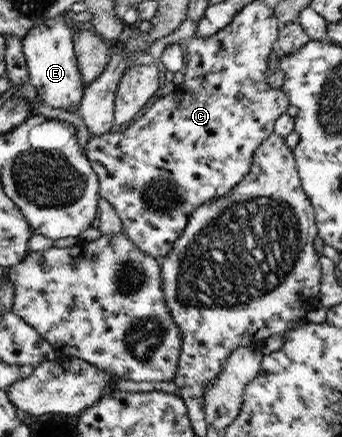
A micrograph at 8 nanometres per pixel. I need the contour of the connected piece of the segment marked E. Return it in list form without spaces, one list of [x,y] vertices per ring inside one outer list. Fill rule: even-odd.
[[[56,17],[33,26],[20,39],[20,43],[27,67],[28,83],[35,88],[40,102],[51,108],[77,110],[78,113],[85,87],[81,84],[82,78],[72,49],[72,30],[64,24],[61,17]]]

